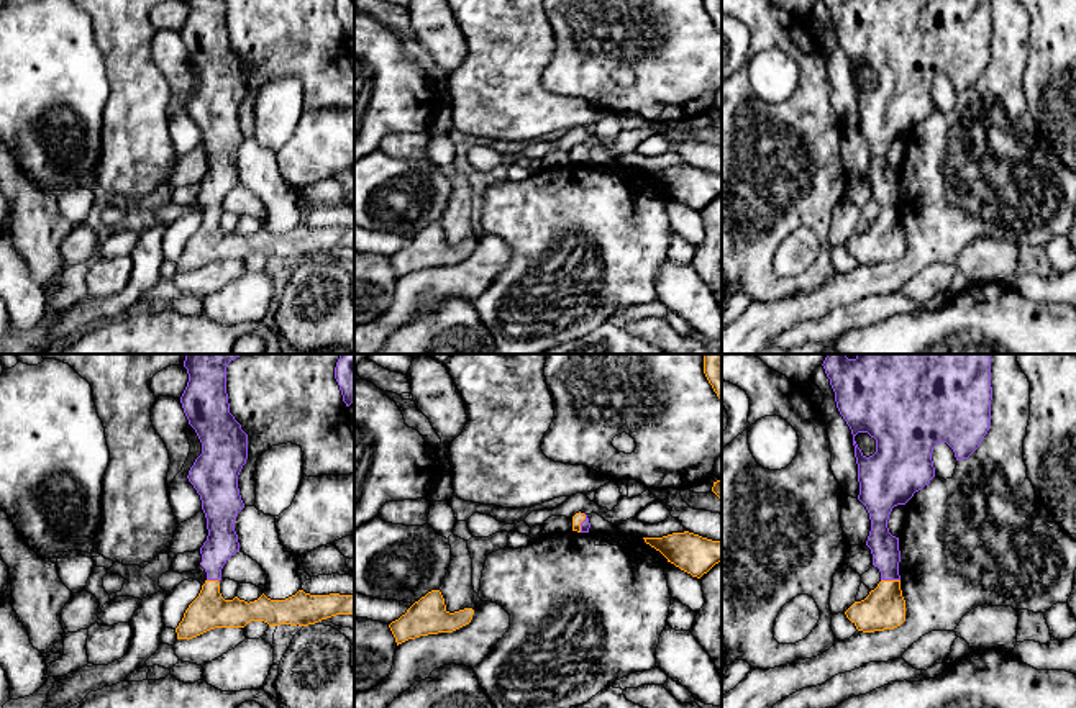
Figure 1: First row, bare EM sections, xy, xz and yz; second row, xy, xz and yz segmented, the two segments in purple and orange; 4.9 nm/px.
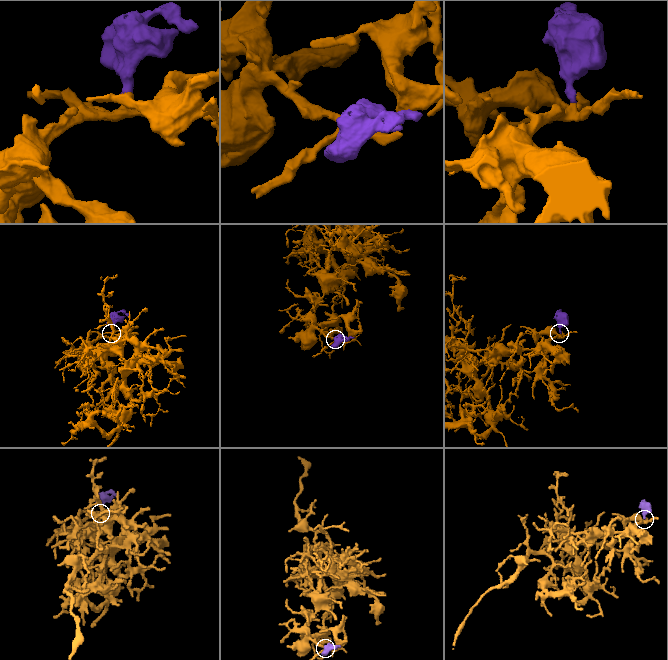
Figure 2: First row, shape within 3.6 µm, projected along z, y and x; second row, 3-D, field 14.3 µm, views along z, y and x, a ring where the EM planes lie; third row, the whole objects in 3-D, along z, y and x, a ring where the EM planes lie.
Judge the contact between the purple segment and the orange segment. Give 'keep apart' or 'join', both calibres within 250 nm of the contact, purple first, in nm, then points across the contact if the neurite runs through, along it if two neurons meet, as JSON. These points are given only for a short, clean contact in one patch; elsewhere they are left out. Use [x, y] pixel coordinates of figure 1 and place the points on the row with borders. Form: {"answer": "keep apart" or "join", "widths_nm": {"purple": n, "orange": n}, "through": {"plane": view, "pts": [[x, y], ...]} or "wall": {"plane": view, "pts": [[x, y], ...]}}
{"answer": "join", "widths_nm": {"purple": 140, "orange": 200}}

